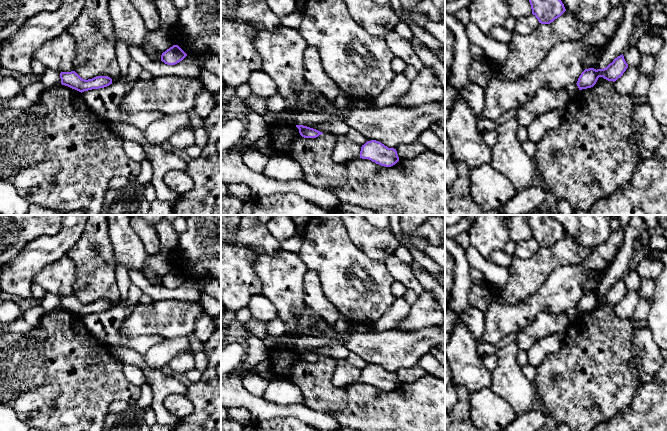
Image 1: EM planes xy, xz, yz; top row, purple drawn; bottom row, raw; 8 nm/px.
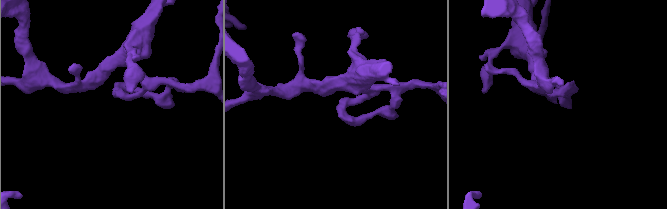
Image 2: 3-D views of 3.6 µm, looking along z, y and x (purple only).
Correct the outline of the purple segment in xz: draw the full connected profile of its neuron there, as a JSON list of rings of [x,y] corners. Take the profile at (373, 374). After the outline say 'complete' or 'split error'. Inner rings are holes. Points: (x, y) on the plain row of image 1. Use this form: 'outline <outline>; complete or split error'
outline [[[367,365],[361,371],[360,382],[369,383],[376,388],[391,391],[399,385],[396,373],[388,372],[379,365]]]; complete

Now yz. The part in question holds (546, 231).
outline [[[527,215],[532,238],[541,248],[550,248],[565,235],[564,228],[551,215]]]; complete

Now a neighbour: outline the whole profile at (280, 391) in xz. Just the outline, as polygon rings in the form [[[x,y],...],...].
[[[272,378],[269,380],[263,398],[269,402],[280,405],[304,404],[303,393],[294,383],[282,379]]]

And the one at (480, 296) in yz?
[[[485,279],[485,281],[479,285],[472,284],[468,295],[468,304],[485,313],[489,309],[493,299],[499,295],[500,293],[497,287]]]

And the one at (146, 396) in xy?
[[[146,380],[145,383],[141,386],[141,394],[138,400],[132,404],[137,409],[146,409],[151,406],[153,400],[153,392],[150,386],[150,383]]]

